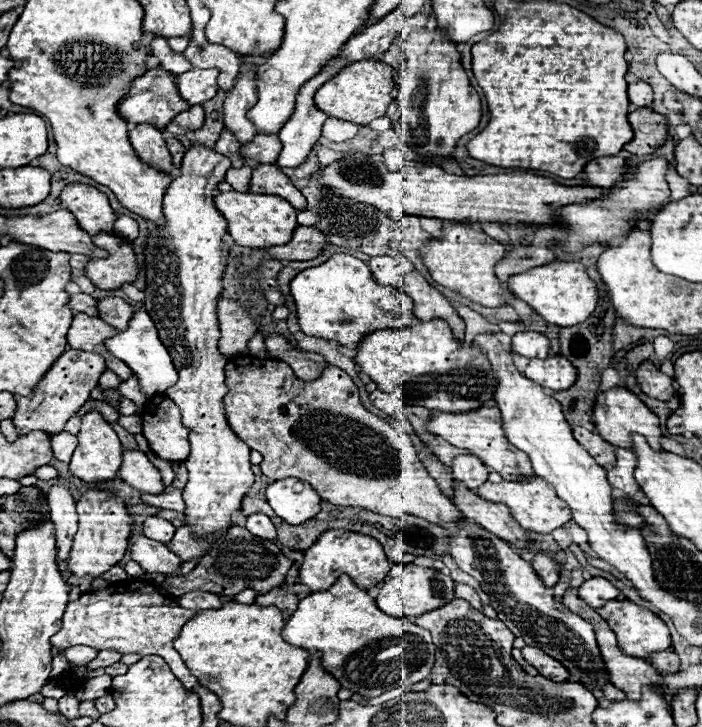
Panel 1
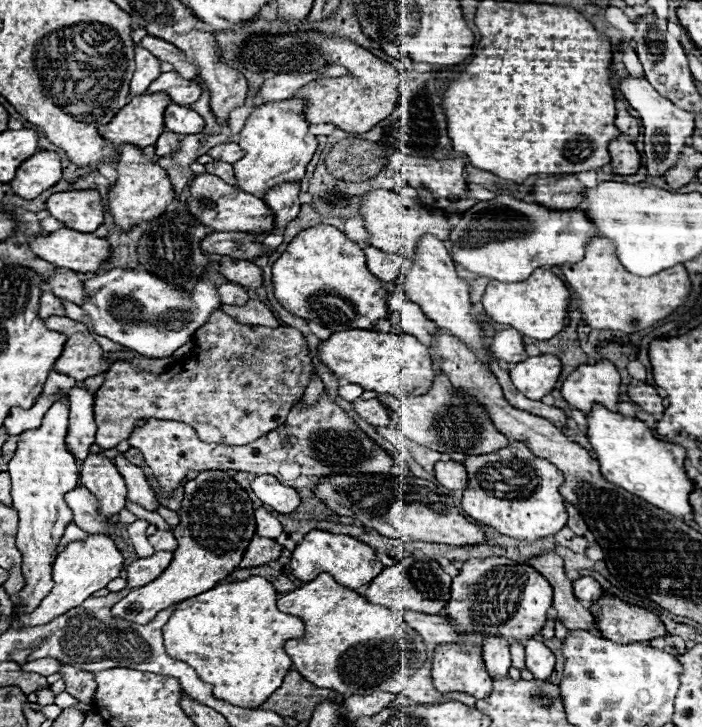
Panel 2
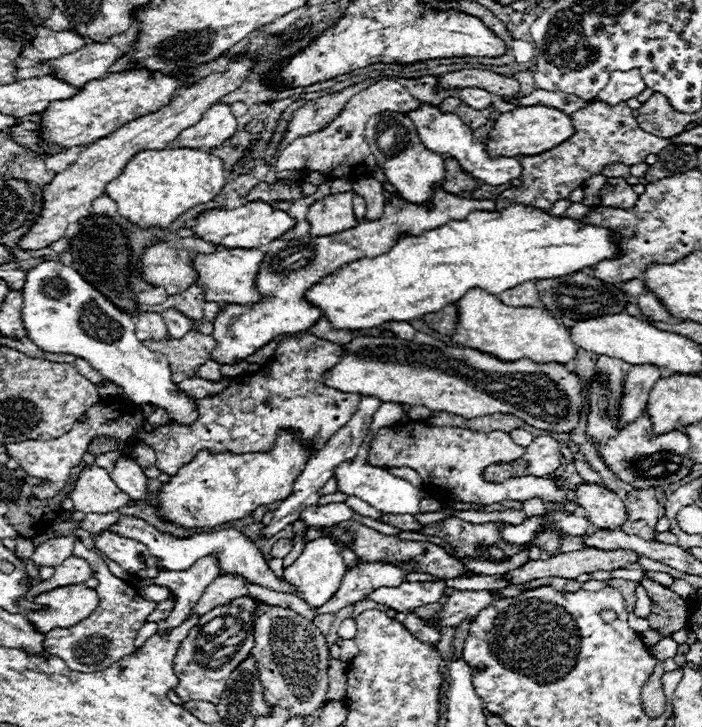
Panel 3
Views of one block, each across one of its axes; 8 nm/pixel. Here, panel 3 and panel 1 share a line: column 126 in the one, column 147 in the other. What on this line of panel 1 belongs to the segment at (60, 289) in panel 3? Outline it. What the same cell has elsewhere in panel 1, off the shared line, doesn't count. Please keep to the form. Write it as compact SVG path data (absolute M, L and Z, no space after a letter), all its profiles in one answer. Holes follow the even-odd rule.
M136 310L134 312L134 318L130 320L130 326L128 330L116 334L114 338L106 340L106 348L120 360L124 360L132 372L138 376L138 382L140 382L140 390L150 398L150 396L156 396L156 394L162 394L166 392L174 382L176 382L176 368L172 364L172 358L166 350L166 346L160 342L158 338L158 332L154 328L154 322L150 320L150 316L144 312L144 310Z

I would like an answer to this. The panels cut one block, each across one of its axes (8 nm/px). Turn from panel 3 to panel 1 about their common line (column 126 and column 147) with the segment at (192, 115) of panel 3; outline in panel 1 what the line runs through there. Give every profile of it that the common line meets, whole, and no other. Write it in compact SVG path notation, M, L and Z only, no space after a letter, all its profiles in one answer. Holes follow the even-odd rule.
M136 124L130 130L130 142L138 156L152 166L158 166L164 172L172 170L172 158L166 148L166 140L160 128L150 124Z

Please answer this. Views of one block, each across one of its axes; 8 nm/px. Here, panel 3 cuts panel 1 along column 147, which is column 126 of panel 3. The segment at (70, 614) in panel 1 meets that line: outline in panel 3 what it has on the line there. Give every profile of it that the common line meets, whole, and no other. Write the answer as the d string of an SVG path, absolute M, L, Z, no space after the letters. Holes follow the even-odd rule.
M80 538L74 542L74 556L86 560L92 566L94 578L98 580L98 586L94 590L100 596L100 604L98 604L96 612L92 612L92 616L88 616L88 620L82 620L80 624L68 628L68 630L48 632L44 648L50 654L60 656L68 664L68 668L72 668L76 672L100 672L100 670L108 668L110 664L114 664L116 660L134 652L136 634L144 626L146 616L156 610L156 602L144 600L130 584L116 578L108 570L108 564L104 562L104 558L98 552L90 552L82 544Z

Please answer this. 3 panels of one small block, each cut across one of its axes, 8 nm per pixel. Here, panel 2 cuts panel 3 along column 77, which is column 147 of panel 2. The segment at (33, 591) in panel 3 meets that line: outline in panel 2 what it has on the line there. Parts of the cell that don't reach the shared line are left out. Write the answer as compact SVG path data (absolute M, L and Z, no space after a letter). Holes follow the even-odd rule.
M154 552L154 556L148 556L144 560L138 558L126 568L126 574L128 574L126 588L134 590L156 580L156 576L160 576L160 572L164 572L164 568L168 568L170 562L172 562L172 552Z

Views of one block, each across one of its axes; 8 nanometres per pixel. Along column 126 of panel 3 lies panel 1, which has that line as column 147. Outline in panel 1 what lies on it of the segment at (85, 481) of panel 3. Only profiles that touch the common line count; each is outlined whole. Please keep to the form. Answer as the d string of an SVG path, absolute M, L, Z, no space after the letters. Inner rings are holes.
M174 486L164 488L164 492L158 496L142 494L142 502L148 506L156 506L162 510L176 510L176 512L184 512L184 508L186 508L184 498L182 498L182 490L178 490Z

